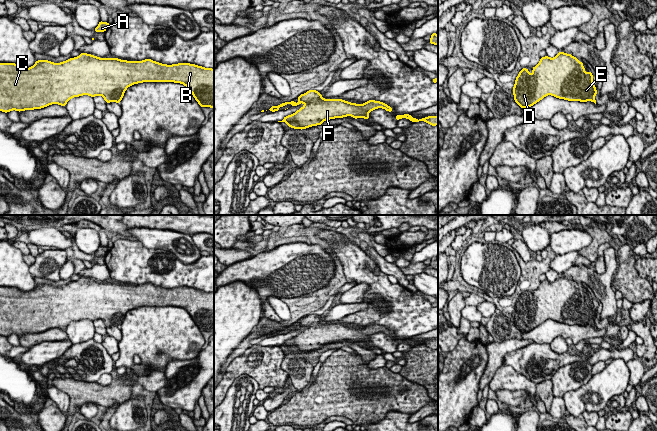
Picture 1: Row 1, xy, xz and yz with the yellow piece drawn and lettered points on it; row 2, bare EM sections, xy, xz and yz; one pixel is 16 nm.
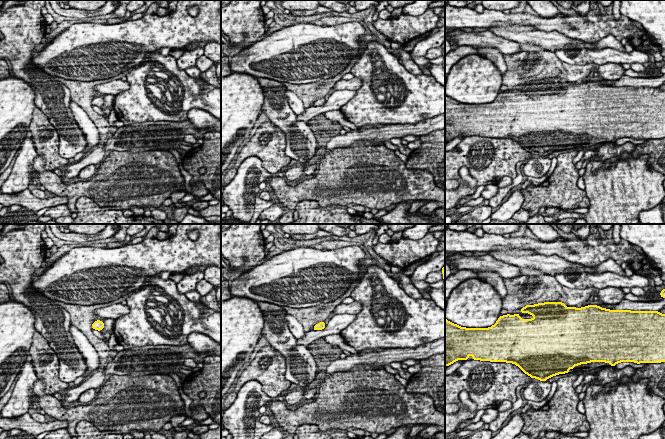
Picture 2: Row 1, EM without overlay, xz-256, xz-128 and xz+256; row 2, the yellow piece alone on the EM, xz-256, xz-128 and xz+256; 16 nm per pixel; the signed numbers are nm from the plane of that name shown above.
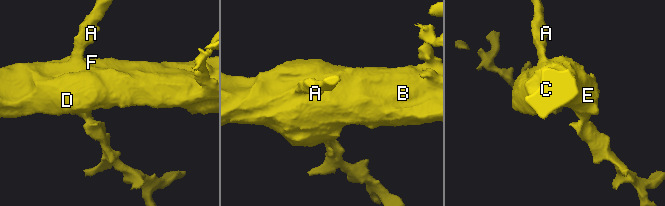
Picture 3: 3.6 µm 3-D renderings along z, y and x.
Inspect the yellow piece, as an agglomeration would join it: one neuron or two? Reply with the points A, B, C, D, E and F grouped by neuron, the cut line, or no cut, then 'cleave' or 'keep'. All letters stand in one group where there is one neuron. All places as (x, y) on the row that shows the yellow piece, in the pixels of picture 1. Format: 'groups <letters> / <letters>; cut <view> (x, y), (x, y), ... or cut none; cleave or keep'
groups A B C D E F; cut none; keep

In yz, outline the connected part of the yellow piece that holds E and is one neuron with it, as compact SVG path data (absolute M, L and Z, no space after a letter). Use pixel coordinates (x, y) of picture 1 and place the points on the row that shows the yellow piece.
M560 51L554 58L541 57L532 70L530 74L527 68L522 68L512 90L515 102L522 109L533 106L547 95L596 104L598 92L593 74L585 71L577 57Z

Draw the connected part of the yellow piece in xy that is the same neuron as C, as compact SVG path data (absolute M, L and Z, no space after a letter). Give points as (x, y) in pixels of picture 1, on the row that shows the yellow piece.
M81 53L78 57L70 58L61 63L48 60L37 60L32 67L23 68L15 63L0 63L0 111L8 113L16 110L34 110L58 104L66 106L73 97L101 95L106 103L120 103L128 87L143 82L174 82L185 85L192 93L200 107L214 108L214 69L204 68L190 63L162 64L151 59L142 61L127 61L118 58L99 58L97 56Z

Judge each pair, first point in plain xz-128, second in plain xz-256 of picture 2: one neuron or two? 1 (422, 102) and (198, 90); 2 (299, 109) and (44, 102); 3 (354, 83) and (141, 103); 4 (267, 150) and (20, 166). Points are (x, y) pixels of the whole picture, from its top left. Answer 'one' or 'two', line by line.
1: one
2: two
3: two
4: two

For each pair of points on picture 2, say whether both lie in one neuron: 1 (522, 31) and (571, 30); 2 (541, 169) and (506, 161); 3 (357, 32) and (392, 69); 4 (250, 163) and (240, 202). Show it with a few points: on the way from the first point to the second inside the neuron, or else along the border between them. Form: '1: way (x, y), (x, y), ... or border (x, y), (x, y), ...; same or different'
1: border (525, 25), (540, 30), (556, 30), (570, 38); different
2: border (531, 157), (525, 162); different
3: border (364, 38), (362, 41); different
4: way (246, 173), (241, 192); same

